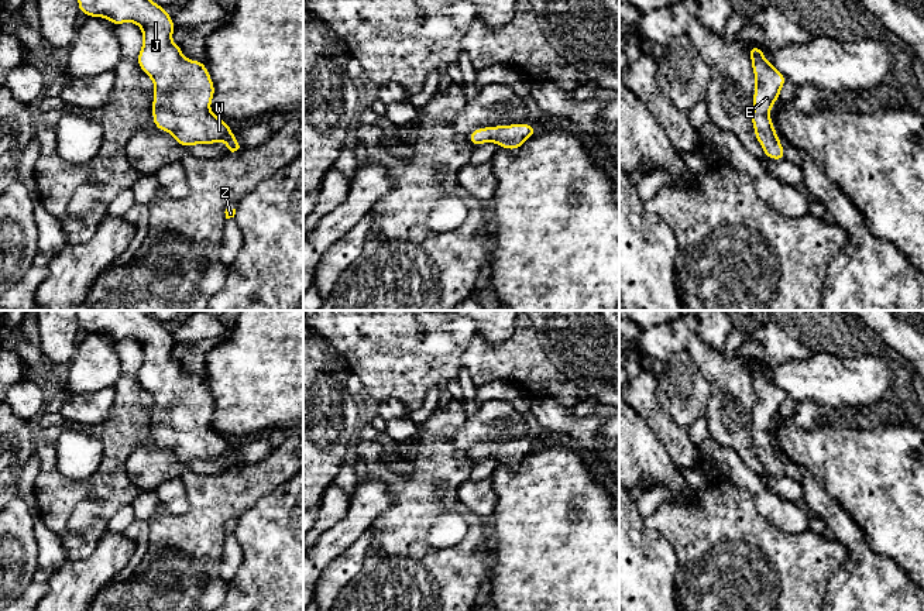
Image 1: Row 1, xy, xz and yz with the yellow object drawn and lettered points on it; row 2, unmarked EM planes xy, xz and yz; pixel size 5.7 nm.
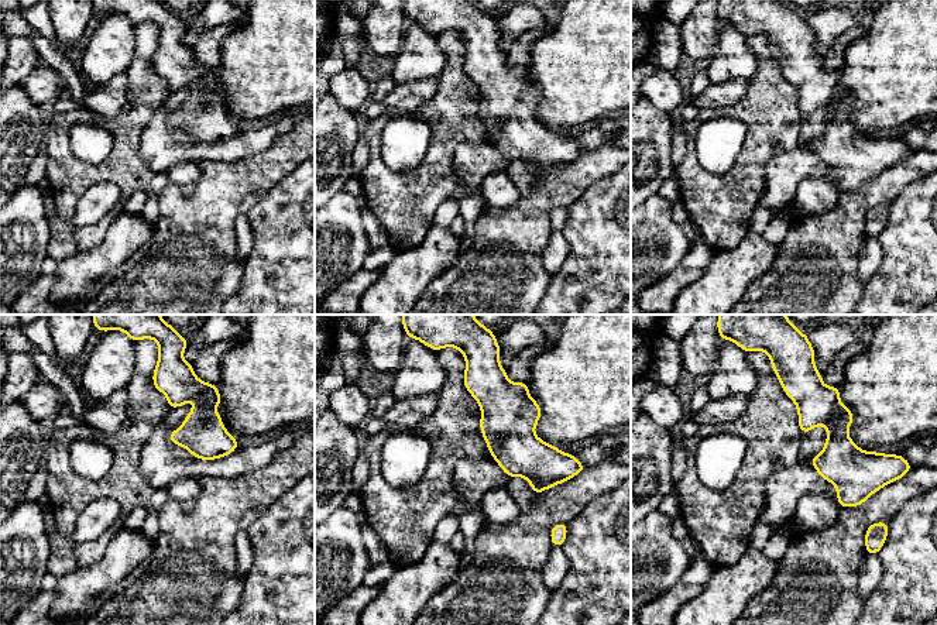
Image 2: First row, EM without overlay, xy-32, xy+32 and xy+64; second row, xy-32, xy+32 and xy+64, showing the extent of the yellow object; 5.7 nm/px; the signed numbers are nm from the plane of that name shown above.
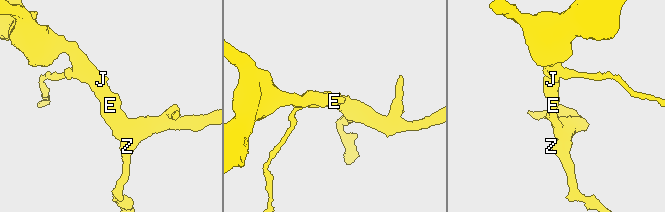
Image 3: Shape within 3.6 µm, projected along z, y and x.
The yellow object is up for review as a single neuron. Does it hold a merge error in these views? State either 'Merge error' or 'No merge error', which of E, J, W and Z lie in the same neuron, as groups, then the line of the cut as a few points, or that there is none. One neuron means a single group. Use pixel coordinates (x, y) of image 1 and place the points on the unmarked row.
No merge error. Groups: E J W Z. No split

